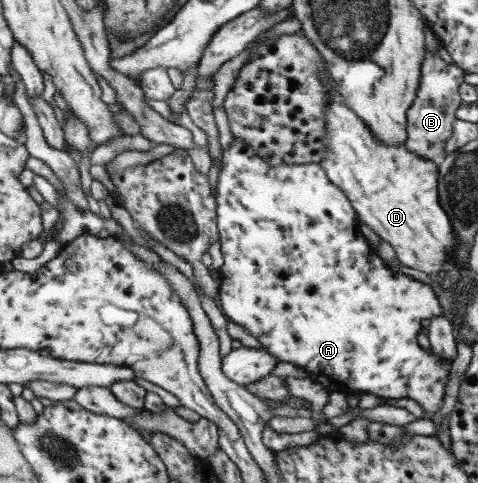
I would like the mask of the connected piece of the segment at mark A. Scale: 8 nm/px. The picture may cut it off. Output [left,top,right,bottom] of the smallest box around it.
[216,137,452,420]

